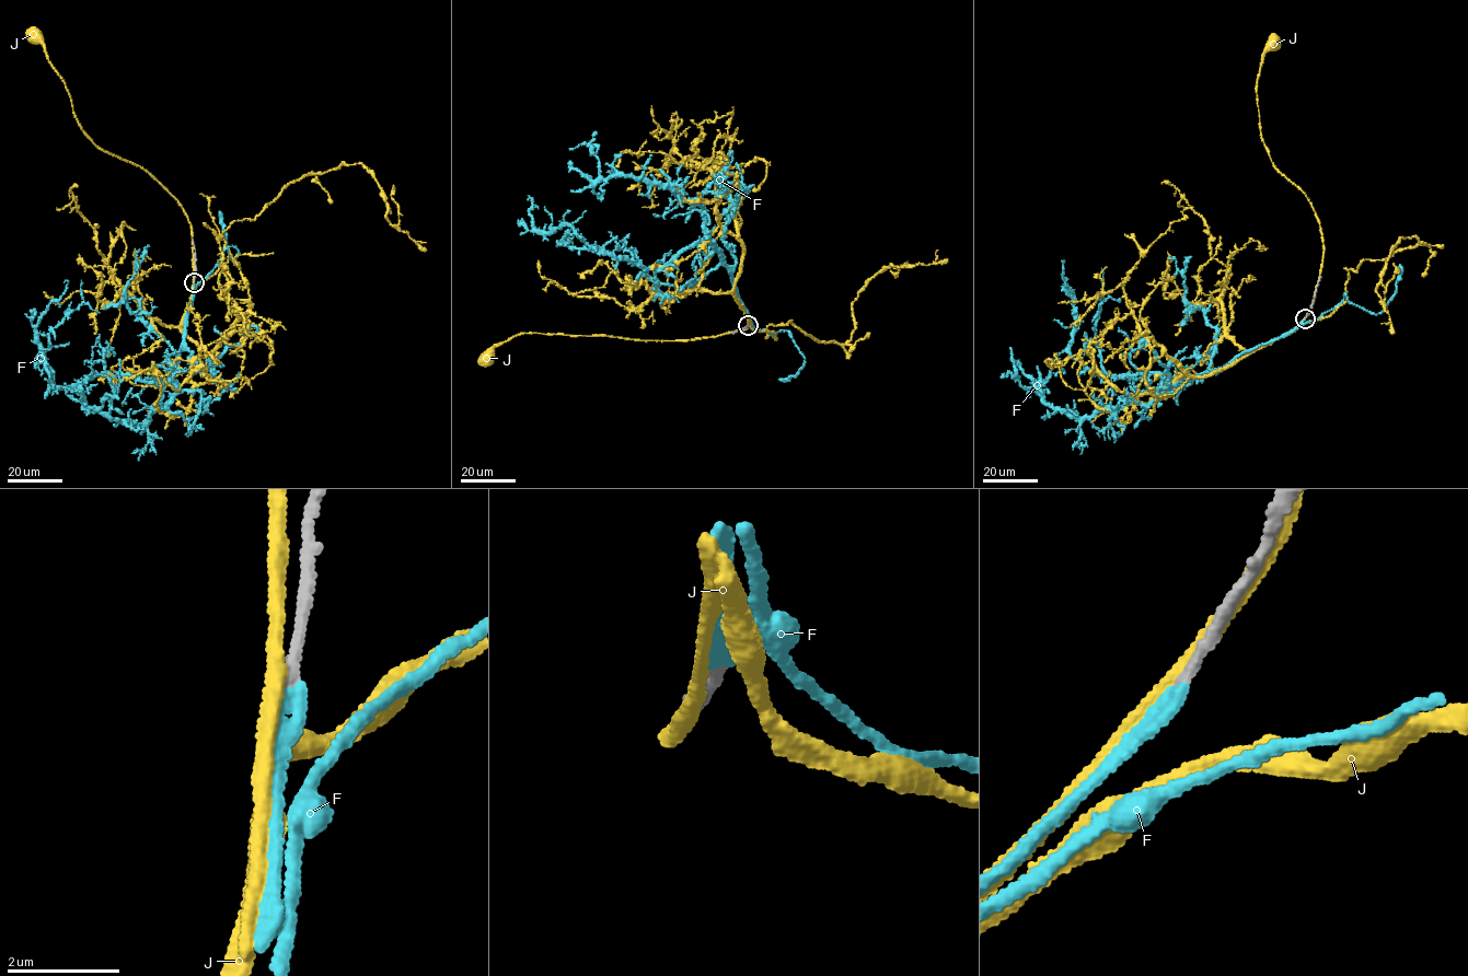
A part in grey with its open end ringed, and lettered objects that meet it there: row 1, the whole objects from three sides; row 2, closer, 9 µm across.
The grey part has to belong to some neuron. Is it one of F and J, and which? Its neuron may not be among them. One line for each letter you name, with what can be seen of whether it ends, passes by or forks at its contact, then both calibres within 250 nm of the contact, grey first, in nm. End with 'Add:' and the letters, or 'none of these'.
F: It ends there. Thickness 200 nm (grey) against 240 nm
Add: F

